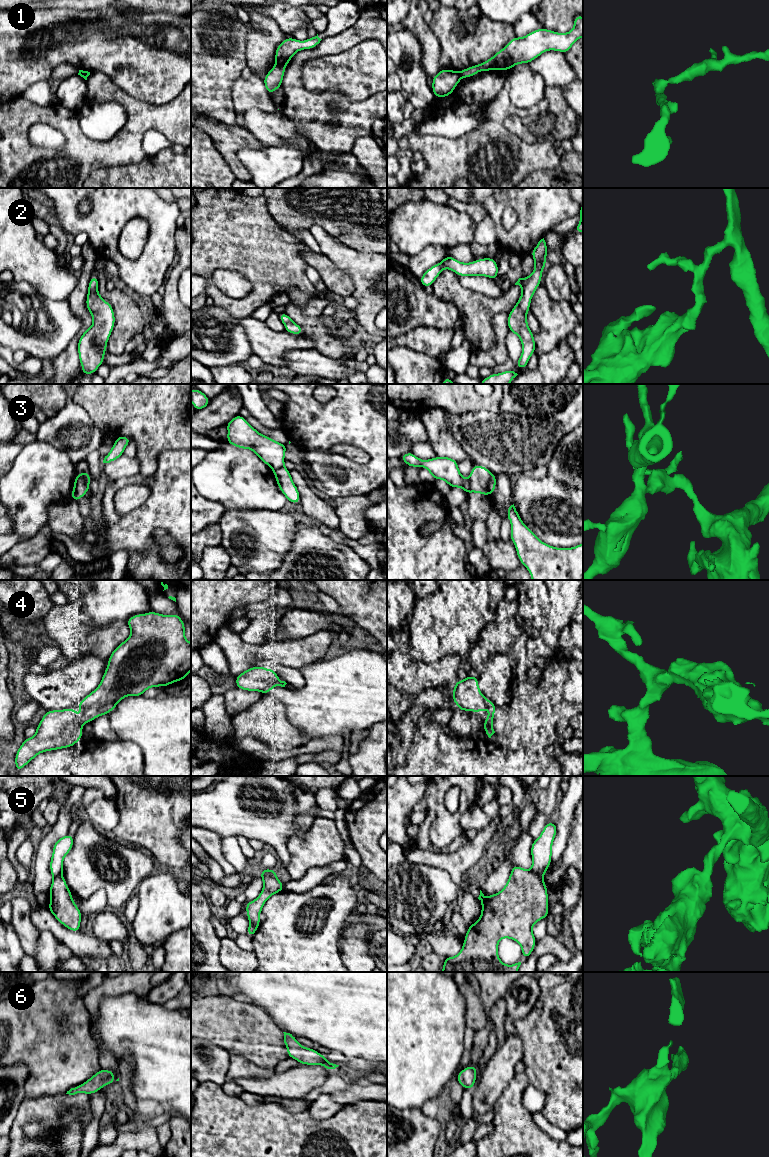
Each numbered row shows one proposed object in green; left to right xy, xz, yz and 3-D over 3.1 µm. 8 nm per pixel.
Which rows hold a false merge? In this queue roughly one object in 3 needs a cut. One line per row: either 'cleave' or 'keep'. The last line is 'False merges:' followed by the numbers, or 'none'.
1: cleave
2: keep
3: cleave
4: keep
5: cleave
6: keep
False merges: 1, 3, 5

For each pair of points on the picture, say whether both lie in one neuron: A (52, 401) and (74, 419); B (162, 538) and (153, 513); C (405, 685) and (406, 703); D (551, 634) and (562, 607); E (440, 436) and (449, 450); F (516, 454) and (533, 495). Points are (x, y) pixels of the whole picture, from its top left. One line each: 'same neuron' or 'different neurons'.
A: different neurons
B: different neurons
C: different neurons
D: same neuron
E: same neuron
F: different neurons

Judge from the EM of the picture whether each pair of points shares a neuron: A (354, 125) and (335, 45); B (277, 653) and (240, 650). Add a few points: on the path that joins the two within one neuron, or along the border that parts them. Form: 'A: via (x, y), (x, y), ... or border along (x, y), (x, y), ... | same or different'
A: via (322, 123), (295, 92), (295, 65), (303, 57) | same
B: via (268, 652), (249, 652) | same

